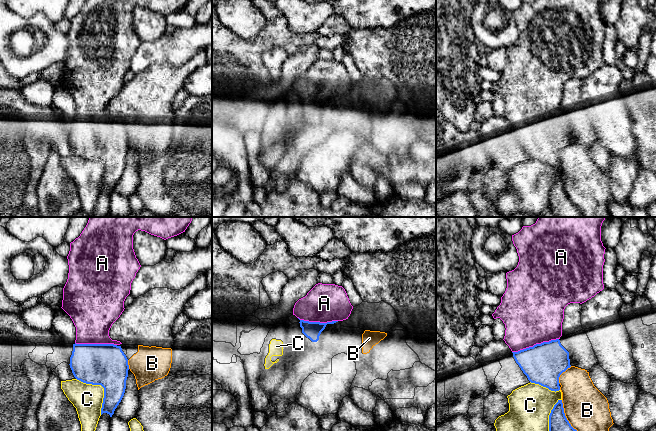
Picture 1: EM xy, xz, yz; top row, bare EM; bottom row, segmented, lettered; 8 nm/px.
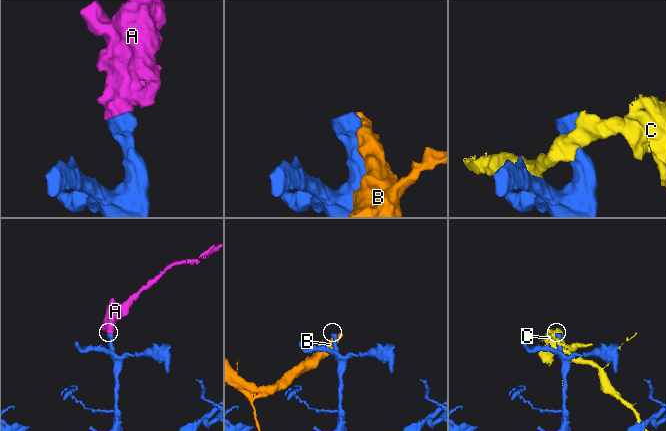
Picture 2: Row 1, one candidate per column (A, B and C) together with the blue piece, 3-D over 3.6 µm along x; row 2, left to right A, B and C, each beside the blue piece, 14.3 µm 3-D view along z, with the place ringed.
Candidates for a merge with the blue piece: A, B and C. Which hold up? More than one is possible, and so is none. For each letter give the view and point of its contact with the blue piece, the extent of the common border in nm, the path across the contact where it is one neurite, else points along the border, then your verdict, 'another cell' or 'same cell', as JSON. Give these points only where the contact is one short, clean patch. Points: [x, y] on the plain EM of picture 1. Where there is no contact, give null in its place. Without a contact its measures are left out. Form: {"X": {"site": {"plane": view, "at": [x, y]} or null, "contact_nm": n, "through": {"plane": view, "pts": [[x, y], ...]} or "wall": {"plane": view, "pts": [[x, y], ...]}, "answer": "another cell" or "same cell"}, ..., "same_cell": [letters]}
{"A": {"site": {"plane": "yz", "at": [536, 120]}, "contact_nm": 400, "answer": "same cell"}, "B": {"site": {"plane": "yz", "at": [567, 196]}, "contact_nm": 380, "answer": "another cell"}, "C": {"site": {"plane": "xy", "at": [103, 163]}, "contact_nm": 360, "answer": "another cell"}, "same_cell": ["A"]}

